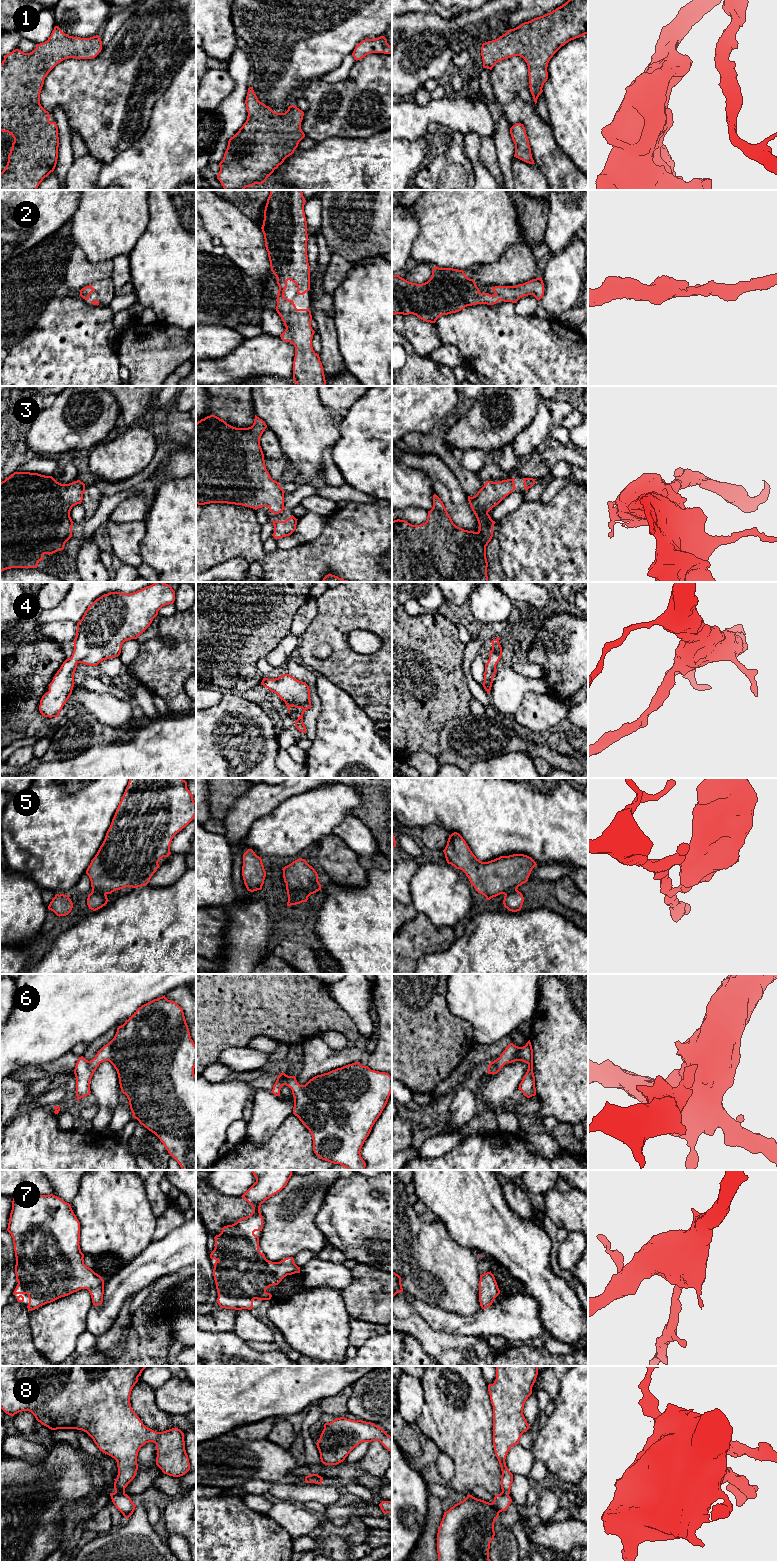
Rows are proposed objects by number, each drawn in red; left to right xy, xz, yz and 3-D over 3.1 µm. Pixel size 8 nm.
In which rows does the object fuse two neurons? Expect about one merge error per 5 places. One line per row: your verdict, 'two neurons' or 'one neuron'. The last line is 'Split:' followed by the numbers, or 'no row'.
1: one neuron
2: one neuron
3: one neuron
4: one neuron
5: two neurons
6: one neuron
7: one neuron
8: two neurons
Split: 5, 8

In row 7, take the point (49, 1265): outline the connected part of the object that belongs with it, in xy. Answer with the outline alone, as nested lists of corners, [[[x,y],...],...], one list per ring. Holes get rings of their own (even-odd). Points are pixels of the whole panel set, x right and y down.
[[[53,1194],[16,1196],[12,1201],[7,1231],[13,1238],[16,1257],[18,1284],[13,1295],[27,1294],[29,1311],[81,1289],[89,1291],[93,1305],[102,1304],[104,1280],[84,1264],[79,1245],[80,1222],[69,1203]]]

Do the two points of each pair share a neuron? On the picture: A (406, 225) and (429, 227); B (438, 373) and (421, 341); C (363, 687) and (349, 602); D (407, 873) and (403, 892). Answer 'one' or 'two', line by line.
A: two
B: two
C: one
D: one

